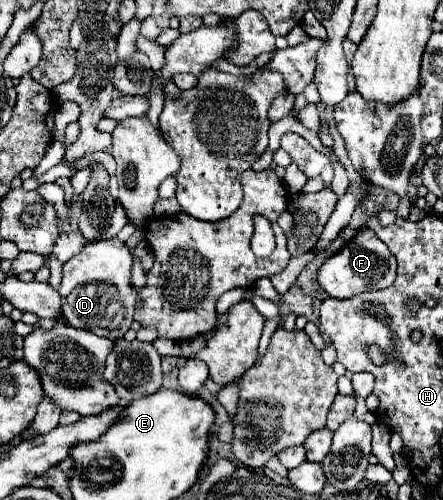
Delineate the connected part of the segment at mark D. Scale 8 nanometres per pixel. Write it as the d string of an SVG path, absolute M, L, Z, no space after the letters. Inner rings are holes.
M119 239L87 243L81 253L63 265L63 283L59 295L63 299L63 317L71 327L91 331L111 341L121 339L133 323L135 289L131 283L133 257Z

